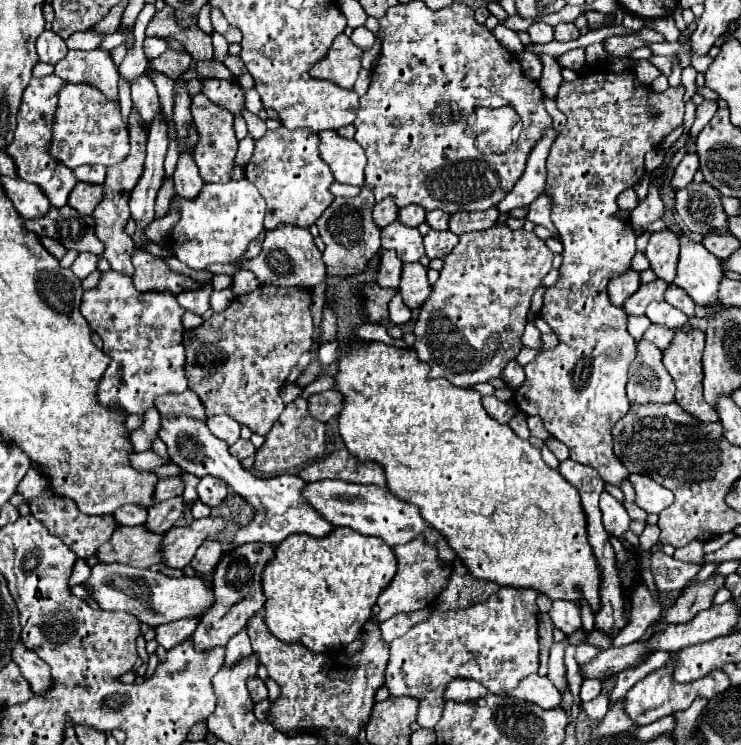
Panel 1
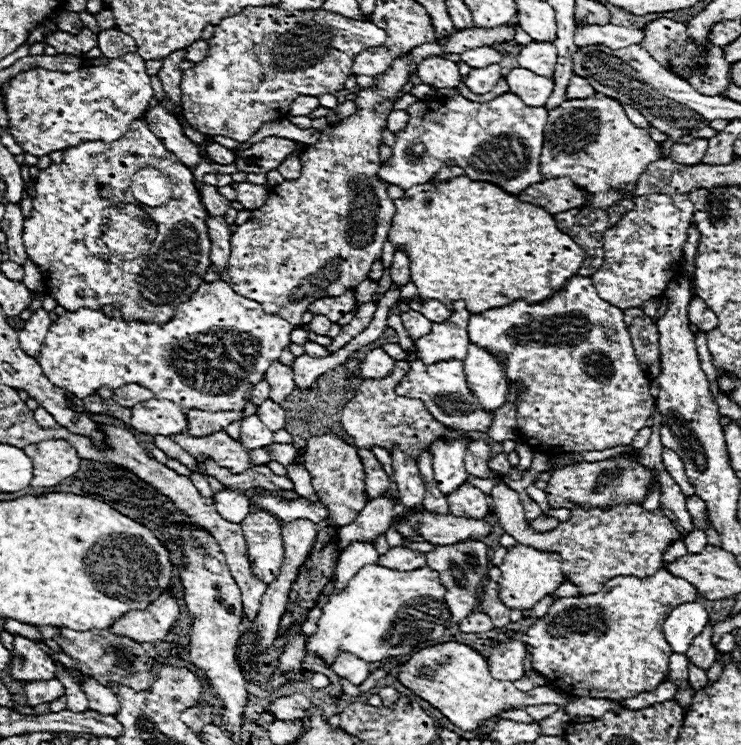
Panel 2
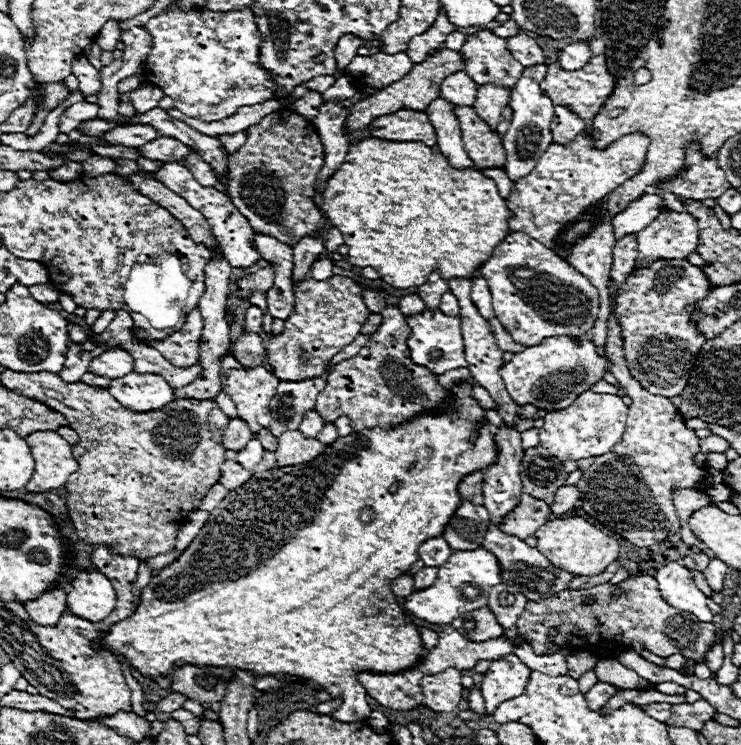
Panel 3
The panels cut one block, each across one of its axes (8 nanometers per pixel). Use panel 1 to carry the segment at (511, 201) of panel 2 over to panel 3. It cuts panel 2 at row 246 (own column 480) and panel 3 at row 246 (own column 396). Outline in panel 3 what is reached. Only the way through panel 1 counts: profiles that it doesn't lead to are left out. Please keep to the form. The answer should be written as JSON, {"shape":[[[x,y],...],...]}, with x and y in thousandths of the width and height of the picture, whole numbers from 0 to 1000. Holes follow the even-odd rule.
{"shape":[[[494,185],[494,188],[480,191],[480,193],[472,196],[470,209],[467,209],[467,217],[464,217],[464,220],[459,223],[459,228],[443,242],[443,250],[440,250],[440,255],[437,255],[435,285],[440,287],[443,298],[462,311],[464,328],[472,333],[470,349],[472,349],[478,357],[486,357],[486,360],[502,357],[502,360],[513,368],[513,373],[516,373],[521,381],[526,381],[529,387],[570,384],[583,365],[591,365],[599,376],[607,376],[607,373],[634,373],[640,365],[648,362],[648,354],[653,354],[653,352],[659,349],[659,344],[667,338],[669,328],[683,319],[683,314],[688,311],[686,295],[691,293],[691,285],[683,279],[680,266],[672,260],[667,242],[656,239],[648,228],[642,228],[642,226],[621,226],[621,228],[618,228],[618,226],[610,226],[602,209],[596,209],[594,204],[578,199],[578,196],[570,193],[570,191],[564,191],[564,193],[561,193],[561,191],[521,191],[521,188],[510,188],[510,185]]]}

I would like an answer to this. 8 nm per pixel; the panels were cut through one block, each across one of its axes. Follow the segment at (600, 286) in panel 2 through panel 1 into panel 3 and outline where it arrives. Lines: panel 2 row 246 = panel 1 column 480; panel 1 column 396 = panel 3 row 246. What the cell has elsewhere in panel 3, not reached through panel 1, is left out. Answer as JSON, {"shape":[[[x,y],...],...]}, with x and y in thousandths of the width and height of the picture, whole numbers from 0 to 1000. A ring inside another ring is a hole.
{"shape":[[[893,282],[888,293],[861,311],[861,344],[856,362],[883,349],[918,349],[939,336],[942,309],[931,287]]]}

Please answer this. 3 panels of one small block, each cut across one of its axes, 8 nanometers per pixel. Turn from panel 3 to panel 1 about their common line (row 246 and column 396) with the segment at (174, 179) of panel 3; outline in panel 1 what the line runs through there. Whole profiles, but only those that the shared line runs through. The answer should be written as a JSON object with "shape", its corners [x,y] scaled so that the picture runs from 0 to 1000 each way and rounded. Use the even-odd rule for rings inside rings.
{"shape":[[[537,295],[516,309],[516,333],[532,336],[543,352],[564,352],[572,341],[567,311],[543,303]]]}

